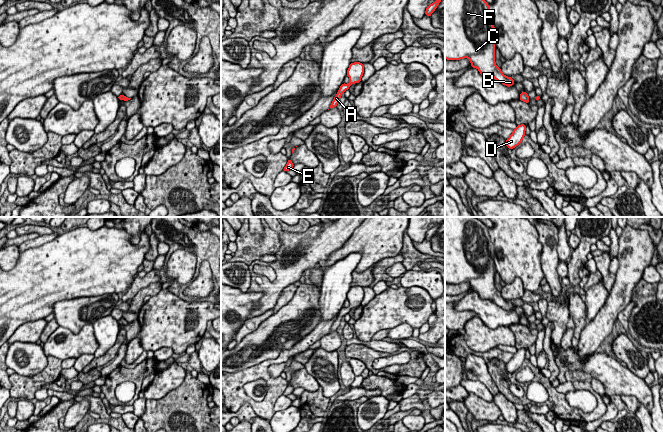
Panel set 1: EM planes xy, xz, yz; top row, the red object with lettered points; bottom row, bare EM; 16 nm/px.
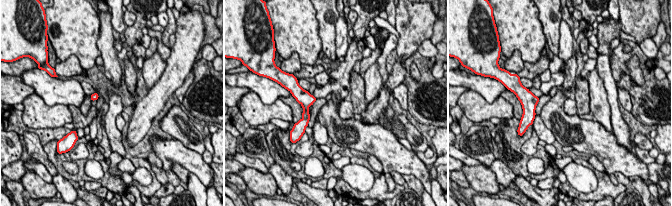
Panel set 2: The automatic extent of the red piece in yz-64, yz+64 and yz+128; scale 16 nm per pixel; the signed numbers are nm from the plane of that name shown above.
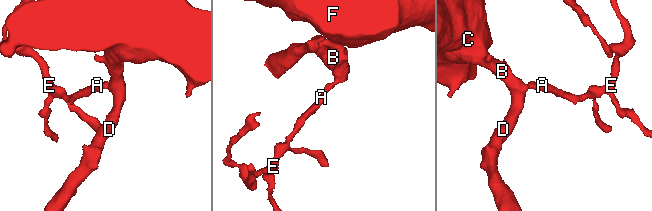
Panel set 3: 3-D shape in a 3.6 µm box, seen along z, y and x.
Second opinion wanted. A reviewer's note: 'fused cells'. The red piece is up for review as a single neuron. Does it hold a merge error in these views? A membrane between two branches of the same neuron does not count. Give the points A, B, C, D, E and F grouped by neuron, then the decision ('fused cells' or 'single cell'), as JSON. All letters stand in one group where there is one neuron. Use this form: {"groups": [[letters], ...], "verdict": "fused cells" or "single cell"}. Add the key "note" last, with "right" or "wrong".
{"groups": [["A", "B", "C", "D", "E", "F"]], "verdict": "single cell", "note": "wrong"}

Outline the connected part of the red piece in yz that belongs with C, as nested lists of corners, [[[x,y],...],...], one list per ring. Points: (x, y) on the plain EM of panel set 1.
[[[445,217],[445,283],[468,282],[471,291],[477,292],[481,299],[489,299],[510,311],[515,305],[505,300],[495,287],[495,251],[488,230],[475,217]]]

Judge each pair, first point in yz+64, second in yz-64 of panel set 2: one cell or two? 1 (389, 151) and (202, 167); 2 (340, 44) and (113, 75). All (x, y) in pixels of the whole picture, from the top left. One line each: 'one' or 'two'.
1: one
2: two

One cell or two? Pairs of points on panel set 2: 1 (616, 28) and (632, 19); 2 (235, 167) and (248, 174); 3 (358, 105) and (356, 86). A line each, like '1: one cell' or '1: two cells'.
1: two cells
2: two cells
3: one cell

